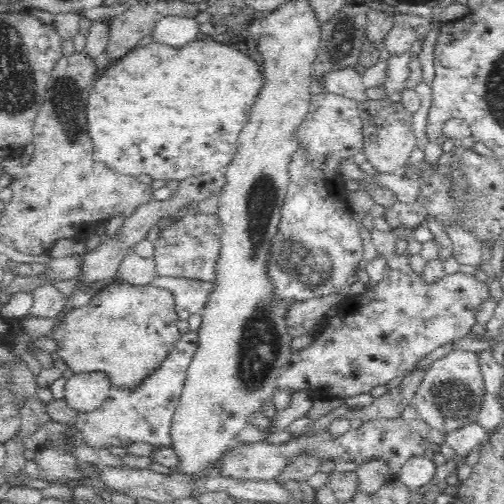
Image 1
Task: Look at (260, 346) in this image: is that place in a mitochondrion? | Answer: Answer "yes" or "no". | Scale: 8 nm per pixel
yes

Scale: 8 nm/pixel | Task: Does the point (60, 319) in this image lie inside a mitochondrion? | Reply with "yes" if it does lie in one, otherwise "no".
no

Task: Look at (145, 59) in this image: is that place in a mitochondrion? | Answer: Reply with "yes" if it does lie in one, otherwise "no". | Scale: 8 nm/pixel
no

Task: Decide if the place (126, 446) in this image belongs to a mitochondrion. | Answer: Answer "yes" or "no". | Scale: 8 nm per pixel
no

